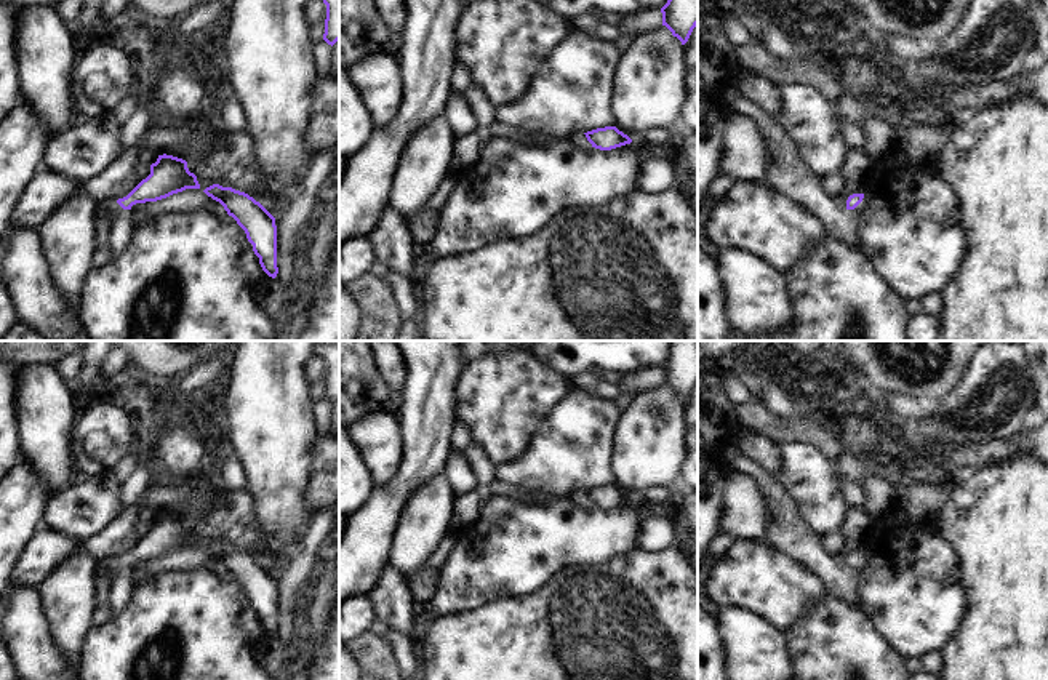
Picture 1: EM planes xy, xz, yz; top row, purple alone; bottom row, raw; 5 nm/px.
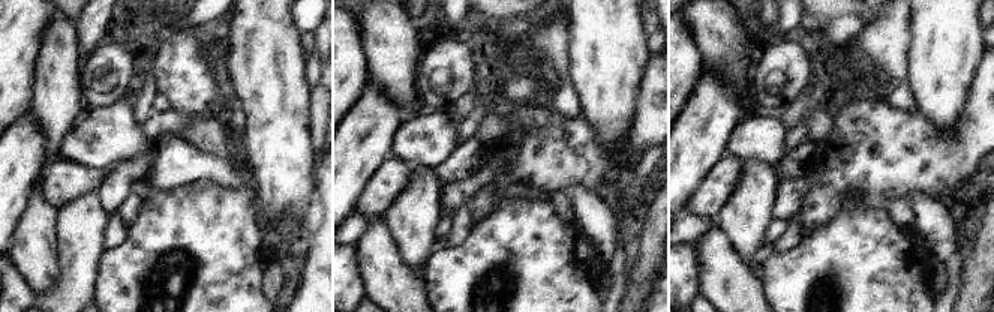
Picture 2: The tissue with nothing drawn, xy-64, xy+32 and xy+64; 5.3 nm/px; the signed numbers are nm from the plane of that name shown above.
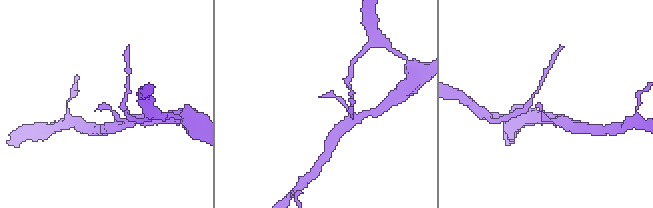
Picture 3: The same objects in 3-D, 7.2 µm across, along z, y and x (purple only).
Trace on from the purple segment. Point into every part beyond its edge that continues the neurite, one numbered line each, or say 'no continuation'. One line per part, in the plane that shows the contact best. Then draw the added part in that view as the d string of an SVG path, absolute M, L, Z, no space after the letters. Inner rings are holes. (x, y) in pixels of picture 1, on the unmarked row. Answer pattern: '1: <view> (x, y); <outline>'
1: yz (861, 565); M856 547L854 550L848 550L846 554L850 555L853 552L864 554L862 560L853 568L856 573L861 573L866 568L866 565L869 563L869 554L864 550L864 547Z

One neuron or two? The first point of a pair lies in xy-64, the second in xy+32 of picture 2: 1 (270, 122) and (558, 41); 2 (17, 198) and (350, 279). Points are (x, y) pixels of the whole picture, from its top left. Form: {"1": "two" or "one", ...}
{"1": "two", "2": "two"}

